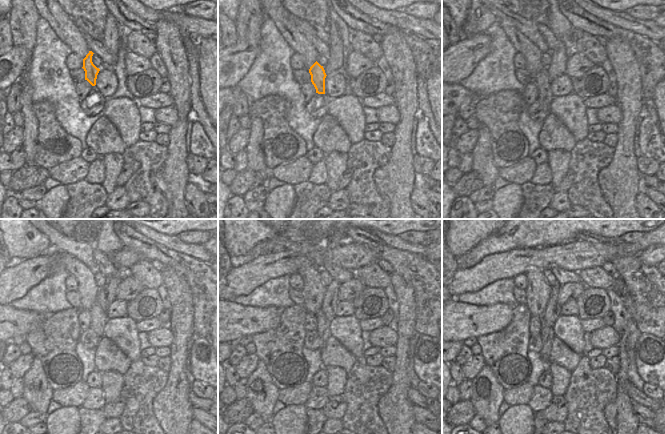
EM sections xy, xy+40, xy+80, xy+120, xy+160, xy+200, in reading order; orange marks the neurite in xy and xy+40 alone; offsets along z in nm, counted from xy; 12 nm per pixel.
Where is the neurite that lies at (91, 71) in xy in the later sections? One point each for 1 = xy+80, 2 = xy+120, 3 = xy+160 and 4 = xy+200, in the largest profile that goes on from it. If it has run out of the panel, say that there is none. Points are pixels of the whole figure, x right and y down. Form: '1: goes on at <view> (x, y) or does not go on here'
1: goes on at xy+80 (542, 81)
2: goes on at xy+120 (99, 318)
3: goes on at xy+160 (323, 323)
4: goes on at xy+200 (547, 334)

